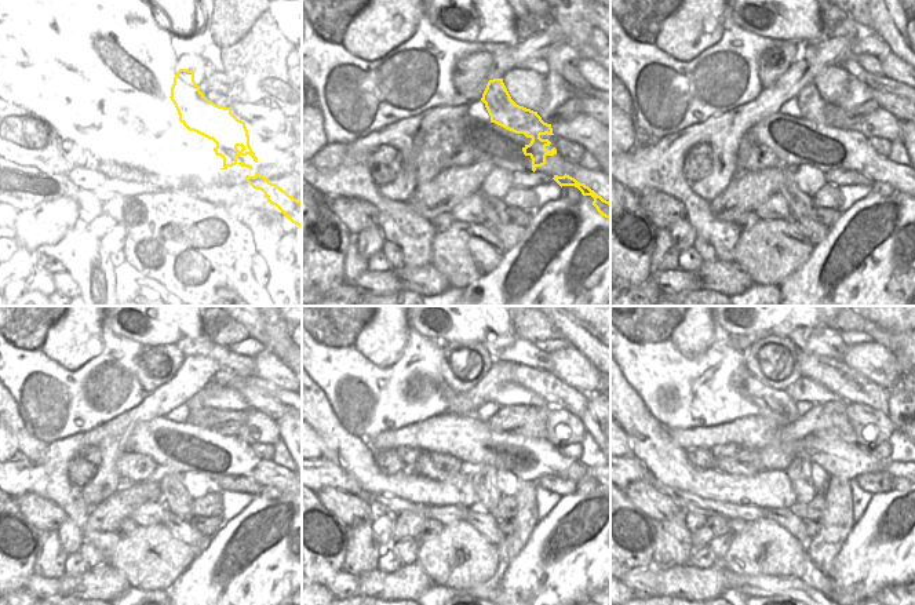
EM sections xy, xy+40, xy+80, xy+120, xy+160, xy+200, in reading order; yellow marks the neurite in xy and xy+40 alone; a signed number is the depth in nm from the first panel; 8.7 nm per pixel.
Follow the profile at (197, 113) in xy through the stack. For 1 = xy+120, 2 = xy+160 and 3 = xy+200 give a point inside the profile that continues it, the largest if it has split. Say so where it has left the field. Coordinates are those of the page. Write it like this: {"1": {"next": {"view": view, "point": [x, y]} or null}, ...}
{"1": {"next": {"view": "xy+120", "point": [218, 460]}}, "2": {"next": {"view": "xy+160", "point": [539, 465]}}, "3": {"next": {"view": "xy+200", "point": [849, 469]}}}

